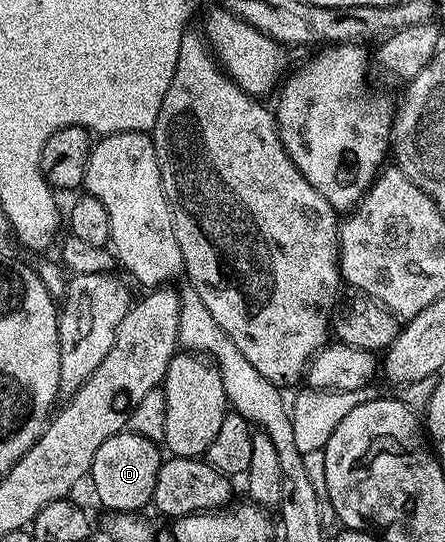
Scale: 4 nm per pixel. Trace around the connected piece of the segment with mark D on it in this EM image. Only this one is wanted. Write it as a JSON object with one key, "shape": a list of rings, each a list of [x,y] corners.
{"shape":[[[123,431],[100,443],[100,451],[96,451],[96,459],[92,459],[88,481],[94,484],[94,493],[98,496],[99,503],[108,509],[107,511],[138,513],[154,500],[156,475],[163,460],[163,450],[155,442],[135,433]]]}

